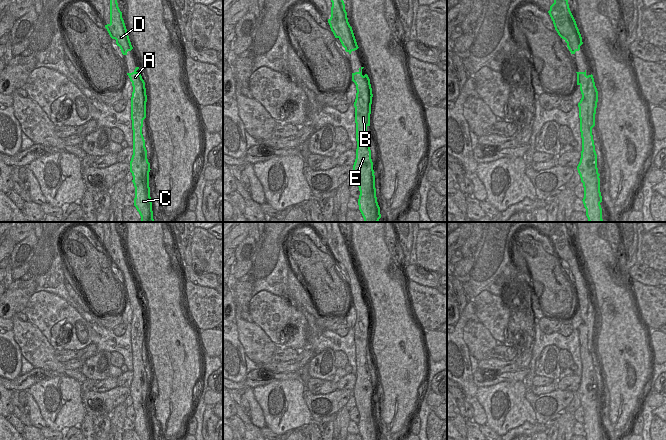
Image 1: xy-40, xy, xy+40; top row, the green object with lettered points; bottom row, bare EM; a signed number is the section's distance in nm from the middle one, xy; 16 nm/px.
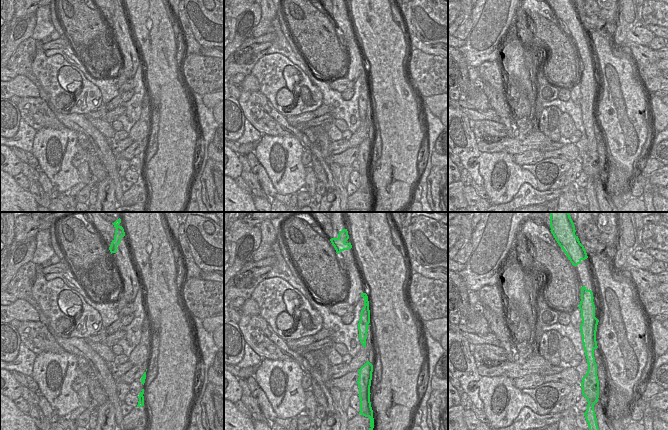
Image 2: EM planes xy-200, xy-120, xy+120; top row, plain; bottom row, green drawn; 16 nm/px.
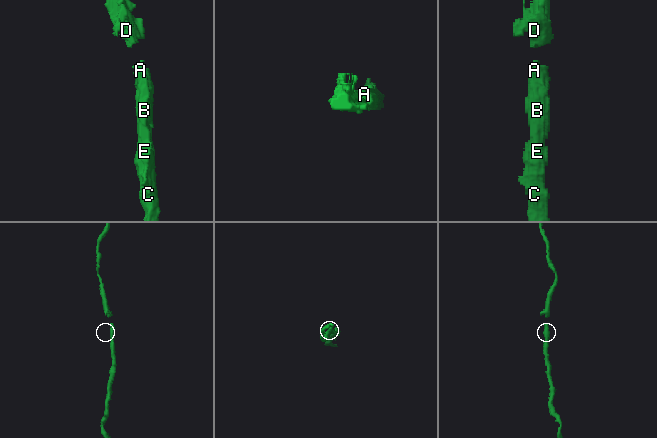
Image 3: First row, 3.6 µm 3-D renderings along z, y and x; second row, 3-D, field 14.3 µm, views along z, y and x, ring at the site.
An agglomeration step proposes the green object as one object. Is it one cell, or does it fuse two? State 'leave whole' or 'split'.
leave whole

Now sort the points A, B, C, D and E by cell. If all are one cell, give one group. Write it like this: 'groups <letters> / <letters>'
groups A B C D E

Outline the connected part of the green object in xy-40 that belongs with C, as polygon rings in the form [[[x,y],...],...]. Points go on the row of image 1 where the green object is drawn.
[[[136,67],[132,73],[127,73],[133,86],[131,97],[133,155],[130,161],[130,172],[135,187],[134,206],[141,216],[141,222],[154,222],[149,187],[151,169],[142,134],[143,120],[146,118],[147,95],[145,82],[138,69],[139,67]]]

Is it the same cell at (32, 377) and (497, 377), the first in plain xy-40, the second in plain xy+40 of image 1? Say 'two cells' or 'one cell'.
one cell

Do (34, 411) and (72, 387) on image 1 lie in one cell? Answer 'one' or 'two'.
two

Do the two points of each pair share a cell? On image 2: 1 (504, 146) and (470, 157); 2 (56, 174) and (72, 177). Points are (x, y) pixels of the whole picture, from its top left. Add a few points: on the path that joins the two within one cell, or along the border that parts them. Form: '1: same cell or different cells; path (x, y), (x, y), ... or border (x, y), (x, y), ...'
1: different cells; border (476, 141), (476, 146), (481, 152)
2: same cell; path (60, 174), (68, 176)

